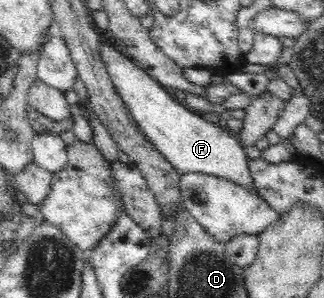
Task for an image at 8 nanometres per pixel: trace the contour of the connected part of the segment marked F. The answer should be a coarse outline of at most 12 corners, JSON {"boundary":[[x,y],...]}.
{"boundary":[[109,42],[134,121],[178,173],[258,193],[245,149]]}

